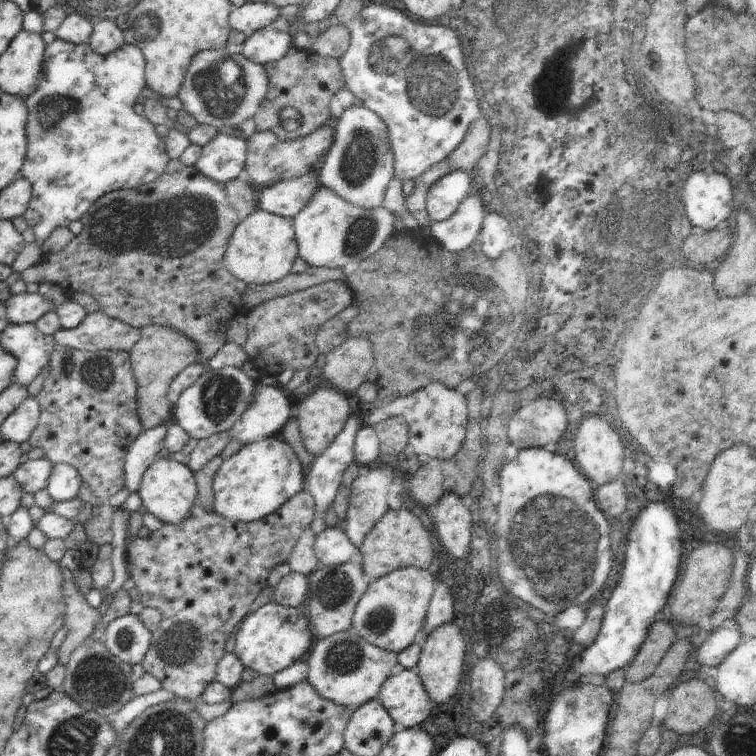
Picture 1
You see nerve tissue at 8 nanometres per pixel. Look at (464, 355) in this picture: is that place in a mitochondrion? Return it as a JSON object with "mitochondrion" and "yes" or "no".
{"mitochondrion":"yes"}

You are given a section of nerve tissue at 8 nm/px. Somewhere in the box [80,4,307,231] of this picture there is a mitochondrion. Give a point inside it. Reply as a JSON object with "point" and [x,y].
{"point":[221,86]}

